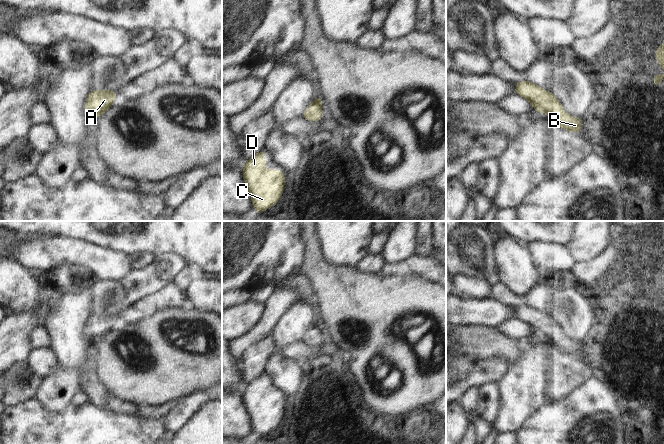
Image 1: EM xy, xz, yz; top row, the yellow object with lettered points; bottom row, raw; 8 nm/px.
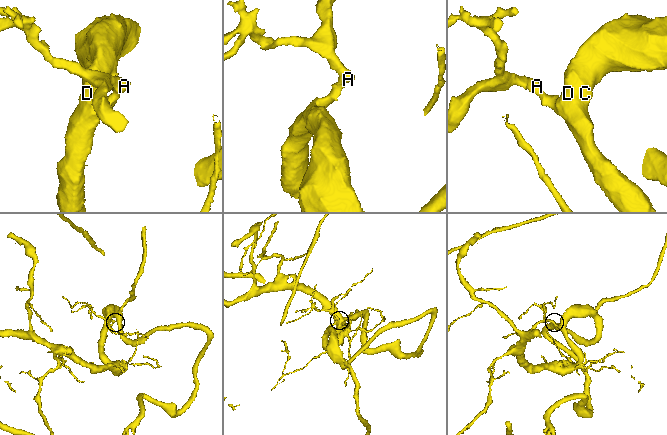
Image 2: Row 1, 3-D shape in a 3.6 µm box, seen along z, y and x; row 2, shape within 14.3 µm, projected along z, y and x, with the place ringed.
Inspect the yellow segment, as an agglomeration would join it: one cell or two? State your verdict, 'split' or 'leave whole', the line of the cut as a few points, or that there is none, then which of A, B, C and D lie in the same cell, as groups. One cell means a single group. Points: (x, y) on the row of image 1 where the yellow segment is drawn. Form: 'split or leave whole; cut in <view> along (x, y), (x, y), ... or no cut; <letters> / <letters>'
leave whole; no cut; A B C D

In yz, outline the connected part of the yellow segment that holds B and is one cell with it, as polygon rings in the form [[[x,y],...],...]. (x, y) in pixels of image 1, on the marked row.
[[[527,80],[515,84],[515,93],[531,102],[537,112],[550,116],[561,128],[580,134],[582,120],[564,112],[562,104],[553,92],[546,92],[538,85],[531,84]]]

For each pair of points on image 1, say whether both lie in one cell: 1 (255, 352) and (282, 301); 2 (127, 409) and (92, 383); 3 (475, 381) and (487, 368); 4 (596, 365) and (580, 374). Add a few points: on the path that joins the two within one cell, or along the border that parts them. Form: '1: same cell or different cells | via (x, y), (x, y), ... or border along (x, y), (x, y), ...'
1: different cells | border along (269, 334), (253, 343), (243, 353)
2: same cell | via (118, 407), (110, 403), (99, 392)
3: same cell | via (478, 378), (485, 371)
4: different cells | border along (581, 359), (591, 369), (592, 376)

